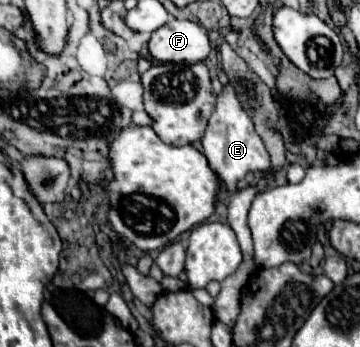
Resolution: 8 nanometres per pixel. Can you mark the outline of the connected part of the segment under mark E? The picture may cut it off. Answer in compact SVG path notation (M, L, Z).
M226 84L222 94L216 98L216 110L212 112L212 116L208 120L208 128L202 138L202 146L204 146L204 156L208 160L208 166L214 170L218 182L222 184L216 194L216 202L214 202L216 206L220 206L230 194L236 192L236 182L242 180L248 172L270 170L270 156L266 152L266 146L264 146L262 138L256 134L250 116L240 106L232 84Z

